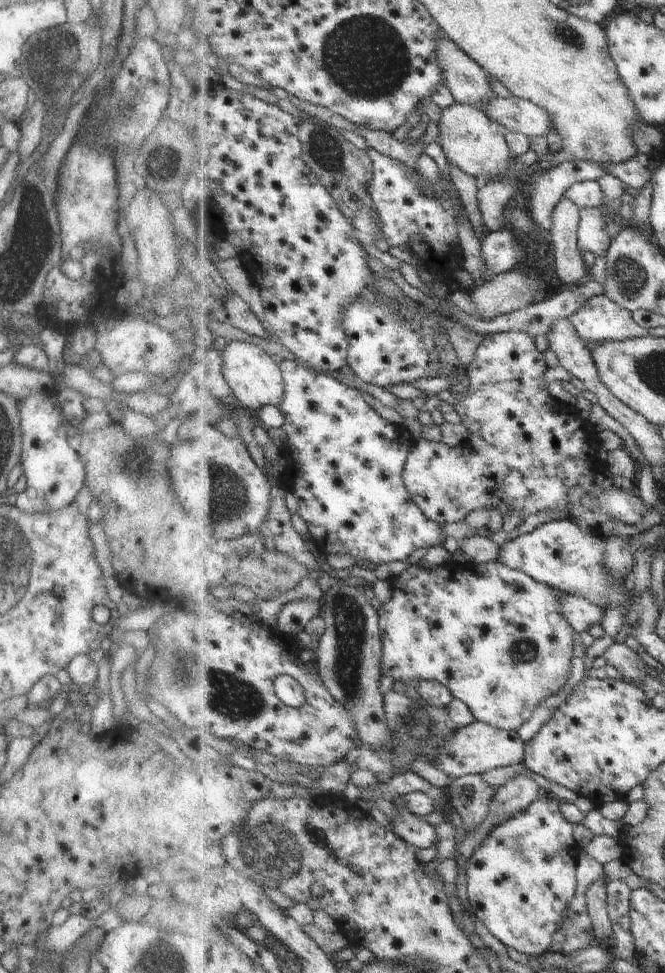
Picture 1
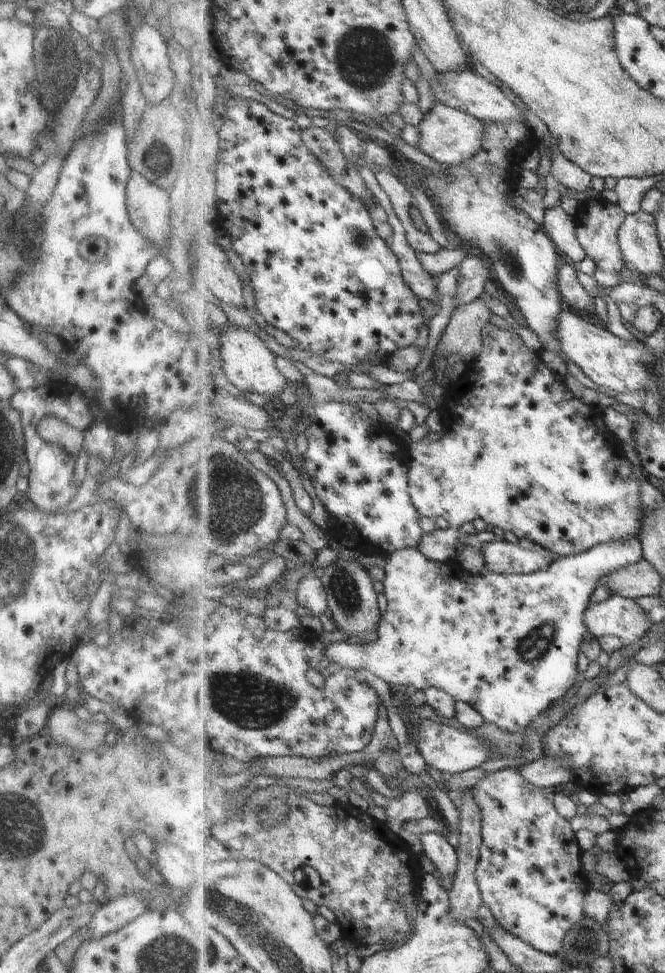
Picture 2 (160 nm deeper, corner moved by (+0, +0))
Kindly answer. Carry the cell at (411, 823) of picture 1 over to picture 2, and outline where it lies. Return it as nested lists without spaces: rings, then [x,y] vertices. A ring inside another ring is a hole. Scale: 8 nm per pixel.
[[[437,833],[421,834],[419,838],[421,838],[423,852],[435,863],[437,870],[435,876],[439,884],[447,892],[451,891],[460,863],[457,848],[451,846]]]

